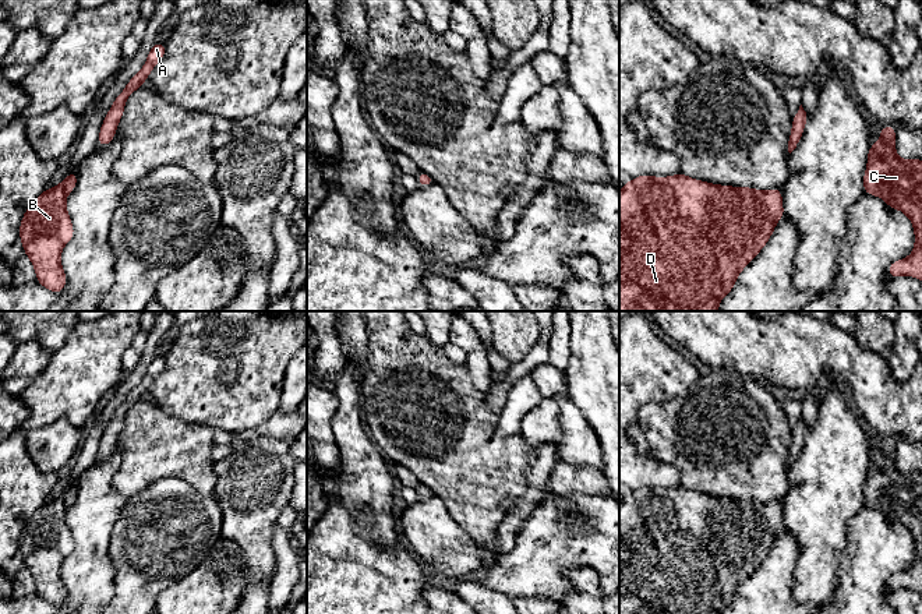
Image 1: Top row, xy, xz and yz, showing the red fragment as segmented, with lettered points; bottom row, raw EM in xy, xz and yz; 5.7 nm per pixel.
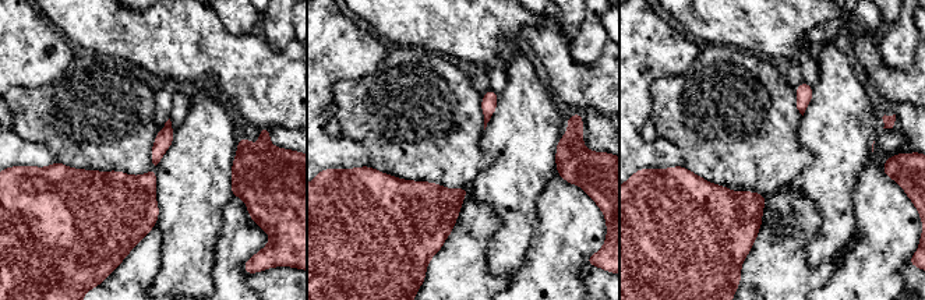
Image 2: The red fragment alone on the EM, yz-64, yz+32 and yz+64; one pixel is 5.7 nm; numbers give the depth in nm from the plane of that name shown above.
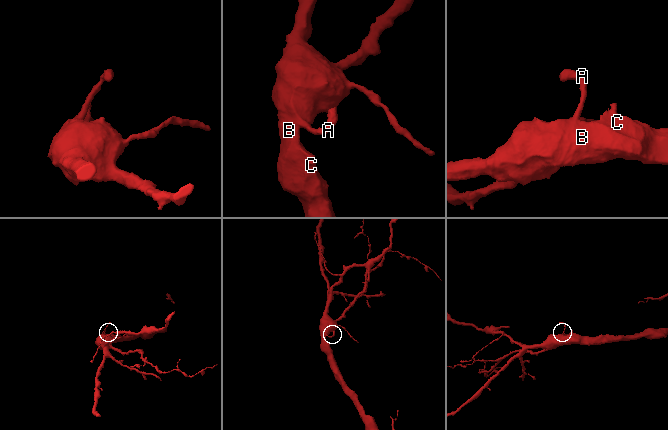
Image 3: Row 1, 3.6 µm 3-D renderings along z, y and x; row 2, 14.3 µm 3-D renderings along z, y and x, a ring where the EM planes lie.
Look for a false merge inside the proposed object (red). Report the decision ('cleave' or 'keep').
keep

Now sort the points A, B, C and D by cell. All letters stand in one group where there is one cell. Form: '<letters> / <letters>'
A B C D

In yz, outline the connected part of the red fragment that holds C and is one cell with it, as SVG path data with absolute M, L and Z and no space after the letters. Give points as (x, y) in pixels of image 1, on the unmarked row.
M883 438L880 444L879 455L872 456L868 465L862 504L902 523L914 539L912 567L891 575L887 587L908 587L922 593L922 473L904 473L895 466L895 438Z

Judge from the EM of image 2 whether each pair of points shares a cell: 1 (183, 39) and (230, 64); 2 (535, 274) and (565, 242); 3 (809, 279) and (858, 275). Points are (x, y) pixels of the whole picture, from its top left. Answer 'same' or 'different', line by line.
1: same
2: same
3: different

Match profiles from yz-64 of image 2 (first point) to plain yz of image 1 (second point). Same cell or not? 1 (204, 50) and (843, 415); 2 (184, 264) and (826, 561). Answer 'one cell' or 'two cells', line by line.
1: two cells
2: one cell

